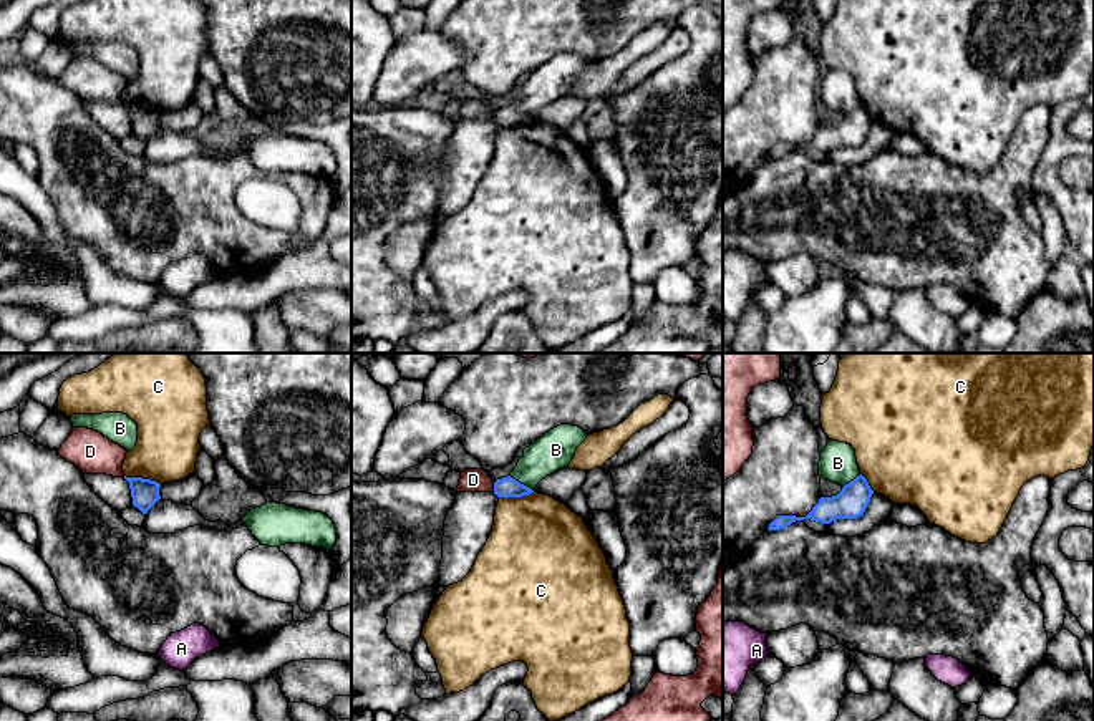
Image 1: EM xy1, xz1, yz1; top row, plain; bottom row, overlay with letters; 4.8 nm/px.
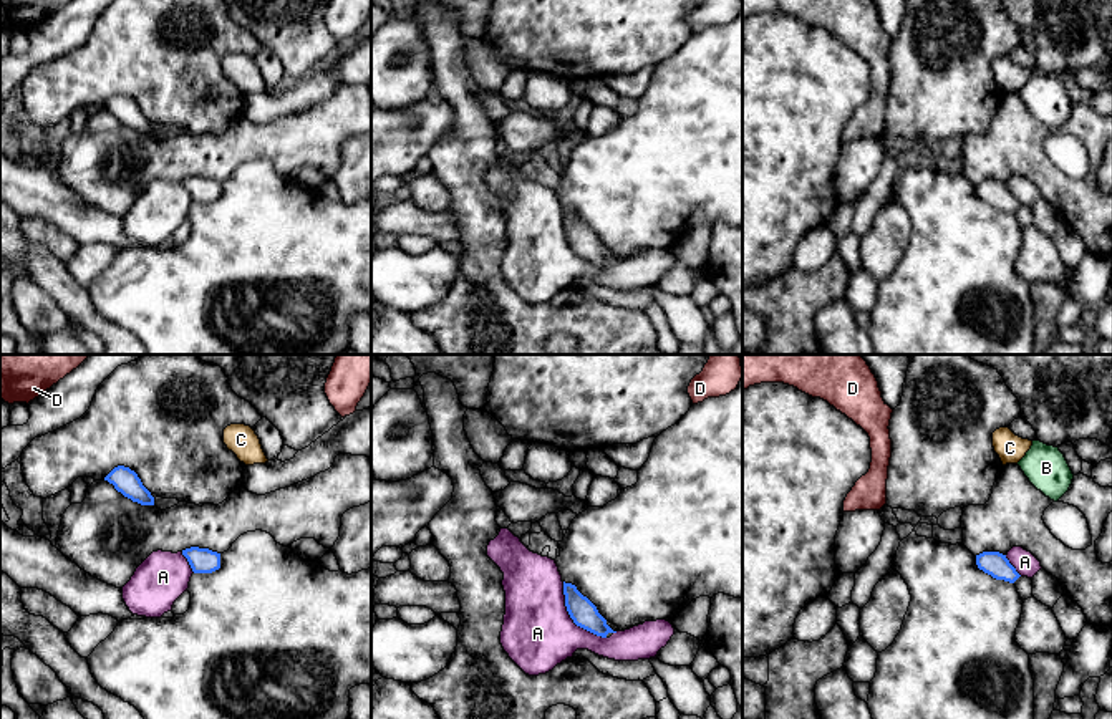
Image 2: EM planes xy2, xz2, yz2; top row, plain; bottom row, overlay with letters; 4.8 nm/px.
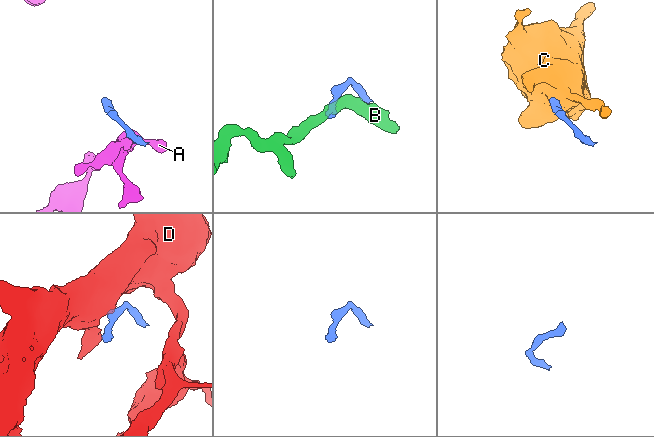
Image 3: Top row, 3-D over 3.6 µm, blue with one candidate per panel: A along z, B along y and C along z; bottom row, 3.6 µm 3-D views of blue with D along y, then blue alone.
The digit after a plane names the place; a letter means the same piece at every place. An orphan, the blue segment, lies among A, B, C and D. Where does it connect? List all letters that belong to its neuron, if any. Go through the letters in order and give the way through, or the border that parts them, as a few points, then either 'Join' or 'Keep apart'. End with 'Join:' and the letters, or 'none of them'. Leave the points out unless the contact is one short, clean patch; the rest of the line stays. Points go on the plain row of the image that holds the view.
A: Boundary: xz2 (562, 211), (569, 246), (577, 254), (605, 267). Keep apart
B: Boundary: xz1 (509, 103), (532, 120). Keep apart
C: Boundary: xy1 (125, 103), (150, 106), (159, 113). Keep apart
D: Boundary: xz1 (493, 111), (494, 120). Keep apart
Join: none of them

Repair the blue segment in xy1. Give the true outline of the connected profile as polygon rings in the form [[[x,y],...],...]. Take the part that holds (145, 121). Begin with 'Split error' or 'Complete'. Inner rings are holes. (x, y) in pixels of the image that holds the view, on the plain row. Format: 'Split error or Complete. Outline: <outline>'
Complete. Outline: [[[124,104],[124,108],[129,111],[133,134],[138,136],[143,143],[148,143],[148,139],[161,128],[161,113],[143,106]]]

